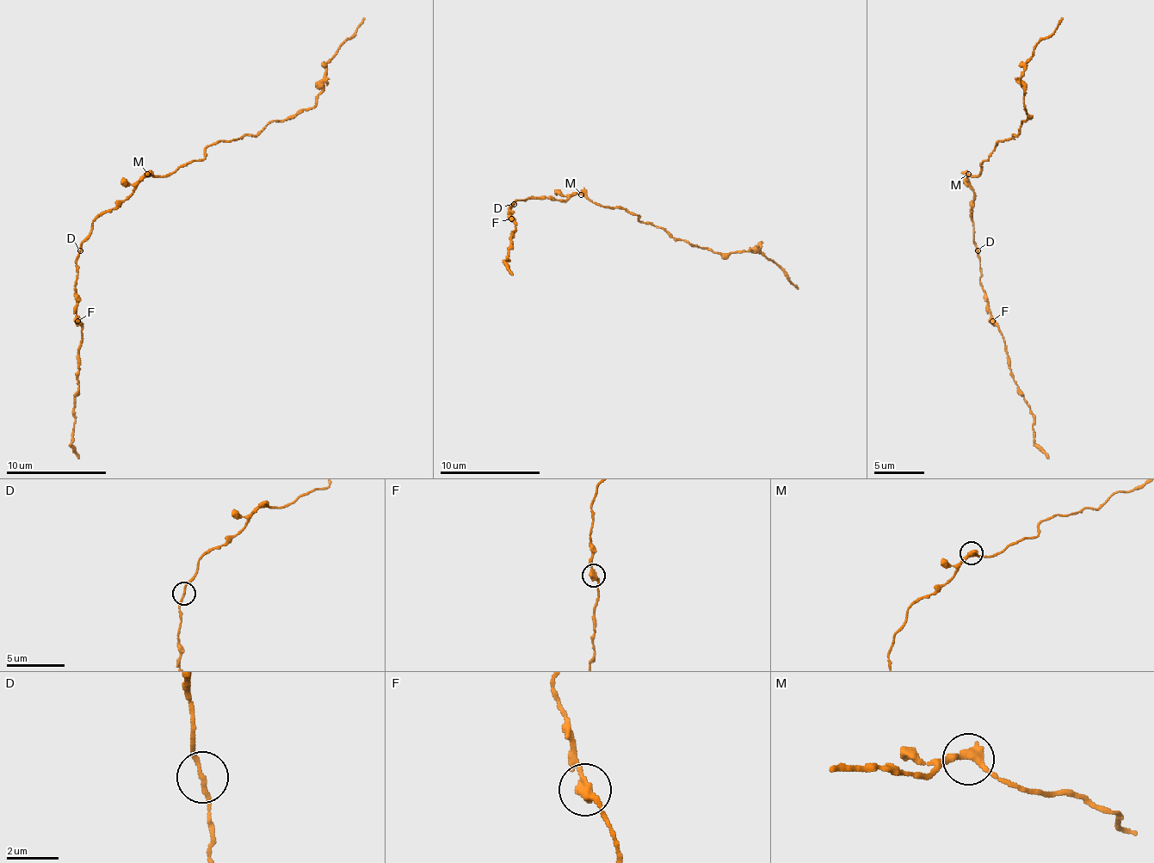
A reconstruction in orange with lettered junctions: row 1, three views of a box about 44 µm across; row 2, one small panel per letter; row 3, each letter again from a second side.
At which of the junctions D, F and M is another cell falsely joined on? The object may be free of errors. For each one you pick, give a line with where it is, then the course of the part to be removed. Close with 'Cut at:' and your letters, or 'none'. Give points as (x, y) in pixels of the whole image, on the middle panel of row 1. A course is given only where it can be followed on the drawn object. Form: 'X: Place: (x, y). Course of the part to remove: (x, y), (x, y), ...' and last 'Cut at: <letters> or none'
Cut at: none

